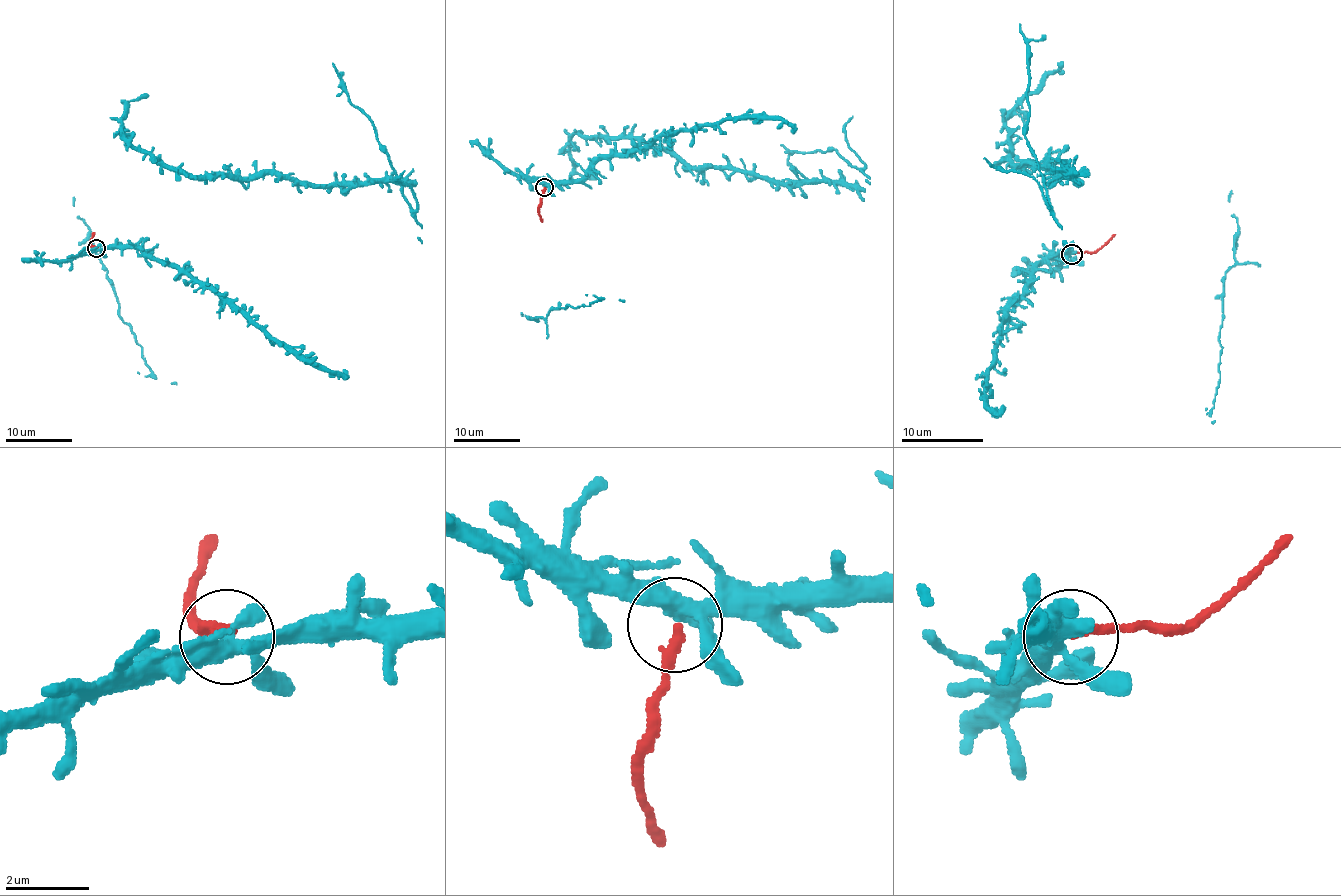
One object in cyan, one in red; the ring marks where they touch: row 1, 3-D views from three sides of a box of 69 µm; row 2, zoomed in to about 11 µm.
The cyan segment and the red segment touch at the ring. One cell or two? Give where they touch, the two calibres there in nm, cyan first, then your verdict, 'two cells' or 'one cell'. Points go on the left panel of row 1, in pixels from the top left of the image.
(96, 248) | 340/240 nm | two cells

